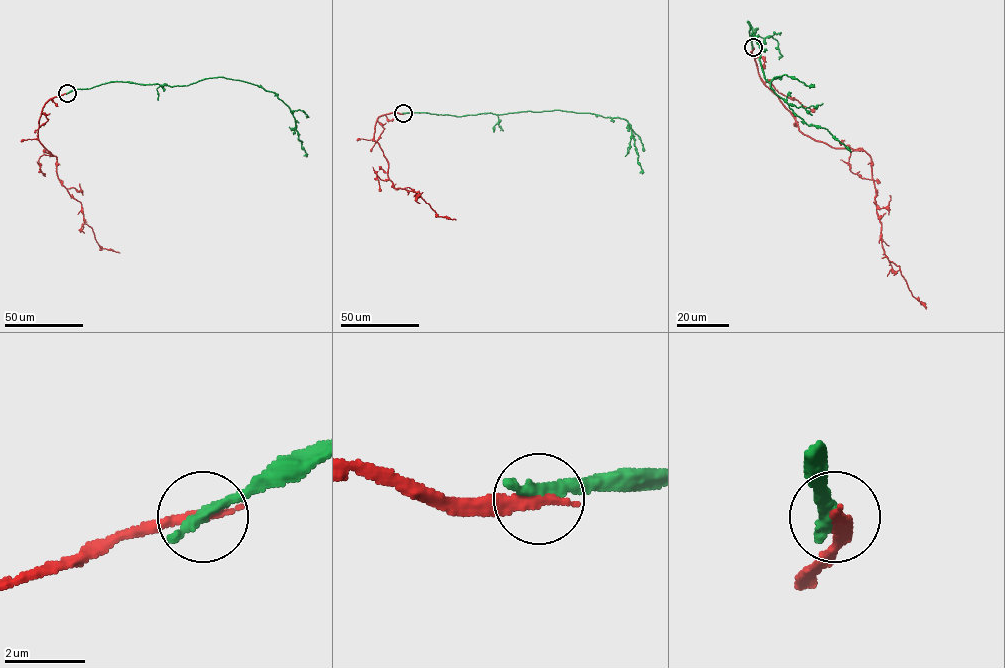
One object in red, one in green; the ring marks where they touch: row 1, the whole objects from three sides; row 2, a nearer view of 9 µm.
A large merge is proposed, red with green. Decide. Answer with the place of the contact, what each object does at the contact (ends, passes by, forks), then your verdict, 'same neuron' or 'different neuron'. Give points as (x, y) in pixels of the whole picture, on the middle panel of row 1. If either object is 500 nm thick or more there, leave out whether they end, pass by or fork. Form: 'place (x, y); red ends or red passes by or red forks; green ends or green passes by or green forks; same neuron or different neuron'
place (403, 113); red ends; green ends; different neuron

